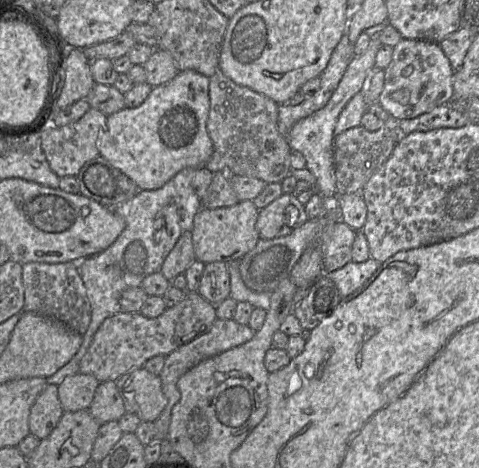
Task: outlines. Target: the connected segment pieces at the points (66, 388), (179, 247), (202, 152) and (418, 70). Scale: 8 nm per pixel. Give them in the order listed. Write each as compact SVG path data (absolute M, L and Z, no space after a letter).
M76 373L58 385L58 396L64 412L88 410L99 381L92 375Z
M187 230L180 236L165 258L160 272L171 282L177 275L184 274L195 260L192 231Z
M191 69L180 71L172 80L153 87L140 106L123 108L107 116L105 129L98 141L99 154L129 177L140 191L161 188L184 168L205 166L214 152L207 130L210 109L209 80L207 76Z
M403 38L393 47L392 60L384 69L384 87L378 104L397 120L430 112L454 100L454 72L439 43Z

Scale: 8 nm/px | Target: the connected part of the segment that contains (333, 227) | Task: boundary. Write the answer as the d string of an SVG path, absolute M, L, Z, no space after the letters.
M326 214L308 219L290 234L273 238L259 239L256 246L239 260L239 271L244 284L255 292L272 293L280 281L289 274L303 252L311 244L320 242L323 249L323 271L332 272L352 261L352 245L356 231L341 219L331 221Z

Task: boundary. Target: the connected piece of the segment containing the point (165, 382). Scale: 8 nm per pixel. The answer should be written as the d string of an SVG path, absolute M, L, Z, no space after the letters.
M217 318L206 332L190 342L181 345L166 356L164 366L159 376L161 379L162 391L167 398L167 405L160 416L154 421L158 430L164 434L166 438L169 430L172 408L180 400L180 392L177 387L179 378L201 361L251 340L254 334L255 331L251 329L248 324L239 324L234 319Z

